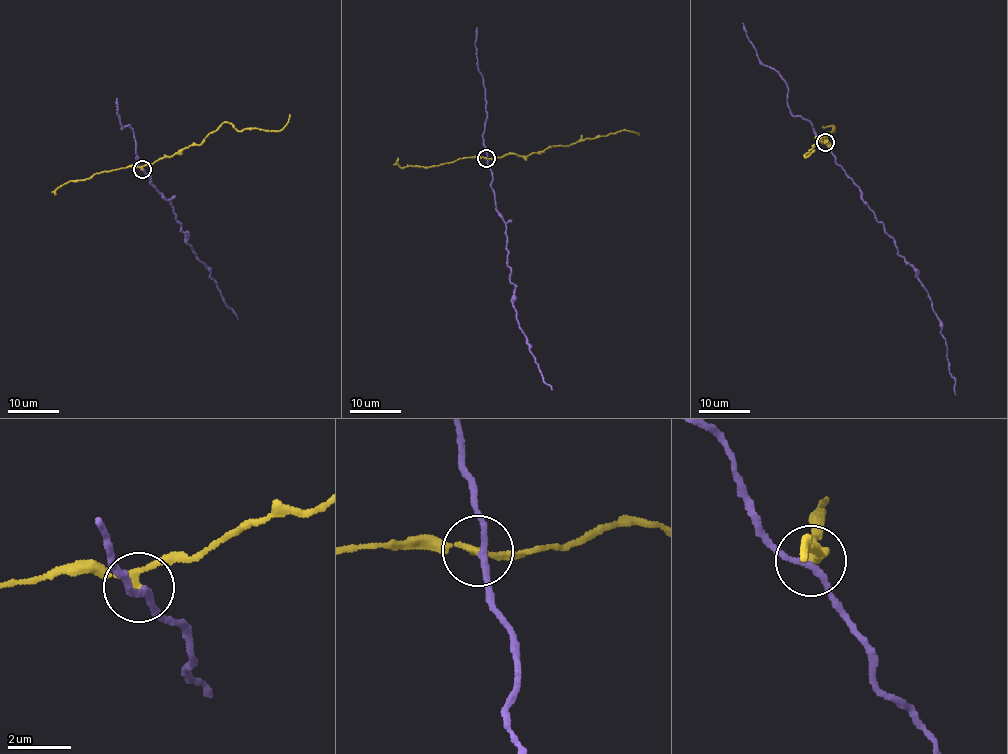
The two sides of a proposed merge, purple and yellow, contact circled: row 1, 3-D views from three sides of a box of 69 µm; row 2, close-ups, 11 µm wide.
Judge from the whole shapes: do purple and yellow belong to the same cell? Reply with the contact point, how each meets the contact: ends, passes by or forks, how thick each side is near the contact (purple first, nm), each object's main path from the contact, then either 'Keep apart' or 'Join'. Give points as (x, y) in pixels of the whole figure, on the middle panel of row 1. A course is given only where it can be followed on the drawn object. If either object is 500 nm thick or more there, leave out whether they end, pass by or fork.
Place: (486, 158). At the ring purple passes by. At the ring yellow passes by. Thickness 190 nm (purple) against 180 nm. Course of purple: (486, 158), (492, 172), (495, 208), (505, 224), (515, 316), (552, 390). Course of yellow: (486, 158), (510, 154), (526, 156), (551, 145), (628, 130), (639, 135). Keep apart

